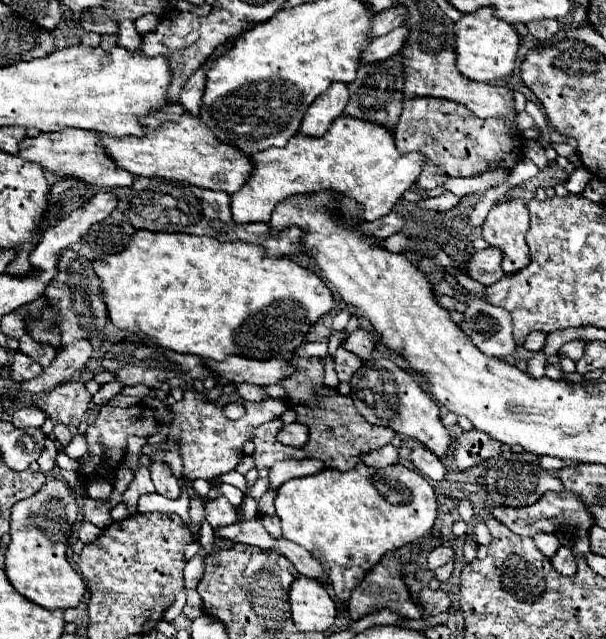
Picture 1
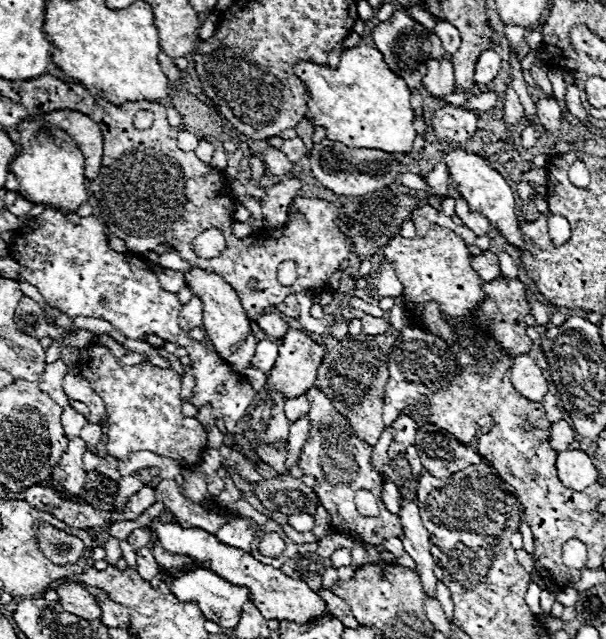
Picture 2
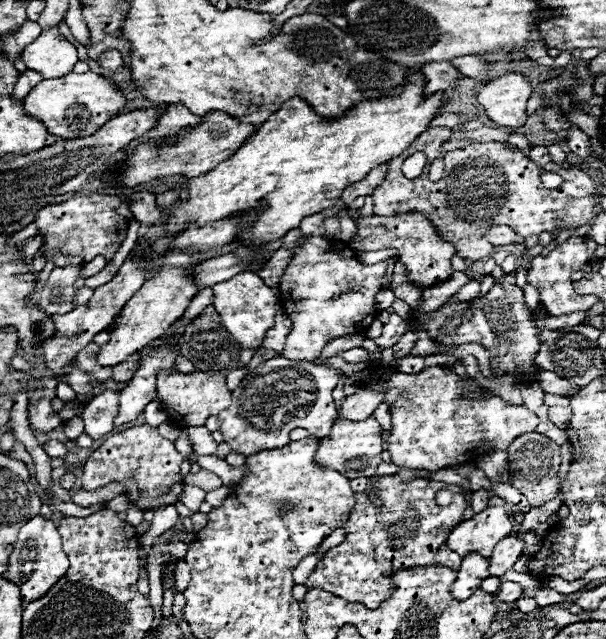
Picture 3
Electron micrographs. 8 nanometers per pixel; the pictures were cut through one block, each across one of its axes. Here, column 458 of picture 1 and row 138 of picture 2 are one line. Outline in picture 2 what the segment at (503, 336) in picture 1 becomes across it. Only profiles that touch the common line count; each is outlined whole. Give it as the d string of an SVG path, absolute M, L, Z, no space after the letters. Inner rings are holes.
M328 138L312 146L308 162L314 178L338 196L364 196L376 192L384 186L392 186L402 174L400 162L396 160L394 154L386 154L382 150L352 150Z

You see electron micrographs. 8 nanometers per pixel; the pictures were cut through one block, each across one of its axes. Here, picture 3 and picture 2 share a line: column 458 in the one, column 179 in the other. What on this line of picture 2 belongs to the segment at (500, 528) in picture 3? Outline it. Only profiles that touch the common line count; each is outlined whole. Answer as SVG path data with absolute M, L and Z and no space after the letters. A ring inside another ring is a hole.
M154 518L148 528L152 530L154 538L162 544L162 548L170 552L178 552L182 556L188 556L190 562L202 562L204 568L212 570L214 574L222 576L230 584L238 584L250 590L250 600L258 606L258 610L266 616L266 620L294 620L294 622L308 622L318 616L326 614L326 602L308 588L304 580L294 580L286 576L282 570L258 562L250 552L242 552L240 548L230 548L228 544L222 544L214 534L202 530L202 528L182 528L178 522L160 522Z

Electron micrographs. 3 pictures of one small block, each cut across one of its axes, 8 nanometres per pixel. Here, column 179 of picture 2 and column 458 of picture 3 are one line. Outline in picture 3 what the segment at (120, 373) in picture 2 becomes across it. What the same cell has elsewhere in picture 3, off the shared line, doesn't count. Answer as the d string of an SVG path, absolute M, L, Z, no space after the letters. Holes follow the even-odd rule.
M370 364L370 368L358 374L358 378L360 378L360 388L380 388L384 402L388 404L388 410L392 414L388 452L396 466L440 470L446 466L454 466L458 462L474 462L484 452L506 450L514 438L534 432L540 422L538 416L530 412L526 406L508 404L492 390L480 388L476 378L464 380L454 372L444 372L442 366L428 366L418 374L404 374L404 372L390 372L390 368L380 368L378 364ZM462 390L468 390L468 396L462 396Z

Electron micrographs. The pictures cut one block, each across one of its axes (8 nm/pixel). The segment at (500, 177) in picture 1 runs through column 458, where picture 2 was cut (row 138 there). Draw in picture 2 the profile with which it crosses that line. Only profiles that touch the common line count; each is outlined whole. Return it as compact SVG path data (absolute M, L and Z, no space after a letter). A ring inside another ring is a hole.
M180 130L178 132L178 148L188 152L188 150L196 150L198 148L198 138L194 134L190 134L188 130Z

